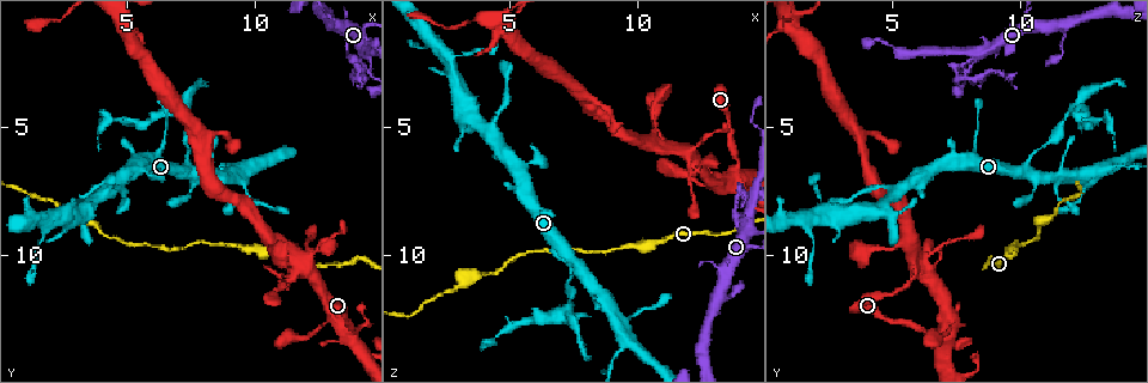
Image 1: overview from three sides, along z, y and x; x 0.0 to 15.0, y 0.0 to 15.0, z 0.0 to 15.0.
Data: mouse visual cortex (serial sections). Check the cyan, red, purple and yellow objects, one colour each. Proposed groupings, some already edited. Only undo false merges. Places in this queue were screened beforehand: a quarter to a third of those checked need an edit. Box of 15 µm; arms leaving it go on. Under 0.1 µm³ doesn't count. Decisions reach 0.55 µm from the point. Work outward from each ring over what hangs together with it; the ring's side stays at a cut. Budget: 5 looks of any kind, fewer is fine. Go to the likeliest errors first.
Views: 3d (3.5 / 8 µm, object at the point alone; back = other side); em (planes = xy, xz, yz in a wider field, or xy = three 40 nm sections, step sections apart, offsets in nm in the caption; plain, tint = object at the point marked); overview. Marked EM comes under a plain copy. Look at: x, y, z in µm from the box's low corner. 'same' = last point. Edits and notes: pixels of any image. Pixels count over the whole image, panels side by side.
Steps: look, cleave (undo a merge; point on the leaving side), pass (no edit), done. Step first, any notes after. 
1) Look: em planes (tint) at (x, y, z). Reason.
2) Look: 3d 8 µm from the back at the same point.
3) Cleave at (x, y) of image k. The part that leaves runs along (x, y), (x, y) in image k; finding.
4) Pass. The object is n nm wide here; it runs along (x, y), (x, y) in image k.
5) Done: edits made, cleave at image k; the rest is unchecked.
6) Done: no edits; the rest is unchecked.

Look: 3d 3.5 µm at (14.2, 3.1, 7.4). Sharp bend.

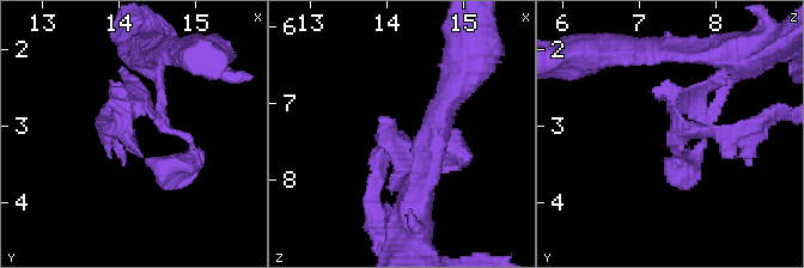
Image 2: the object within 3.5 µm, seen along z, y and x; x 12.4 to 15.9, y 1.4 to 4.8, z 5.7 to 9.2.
Look: em xy step 1 (tint) at (14.05, 3.00, 7.45). Now the EM.

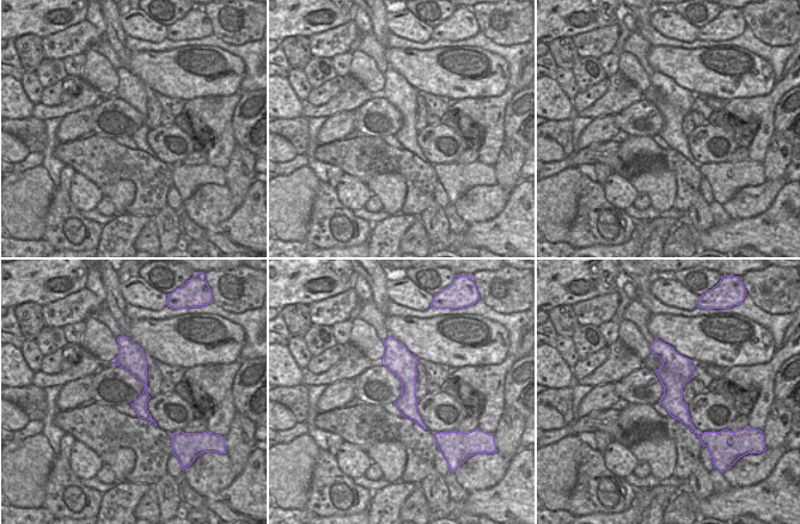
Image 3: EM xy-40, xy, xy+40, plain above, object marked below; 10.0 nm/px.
Cleave at (120, 119) of image 2. The object is 220 nm wide here; the part that leaves runs along (154, 111), (136, 104), (107, 133) in image 2; a second cell is stuck on.

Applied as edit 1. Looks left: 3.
Look: 3d 3.5 µm at (7.2, 4.2, 12.2). Thin neck.

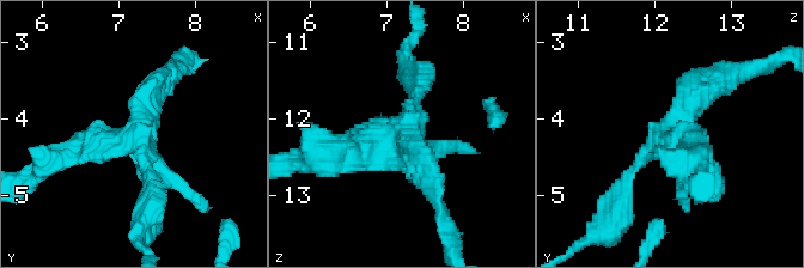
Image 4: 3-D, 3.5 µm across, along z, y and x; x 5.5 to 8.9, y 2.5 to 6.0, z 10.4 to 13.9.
Look: em xy step 5 (tint) at (7.20, 4.25, 12.10).

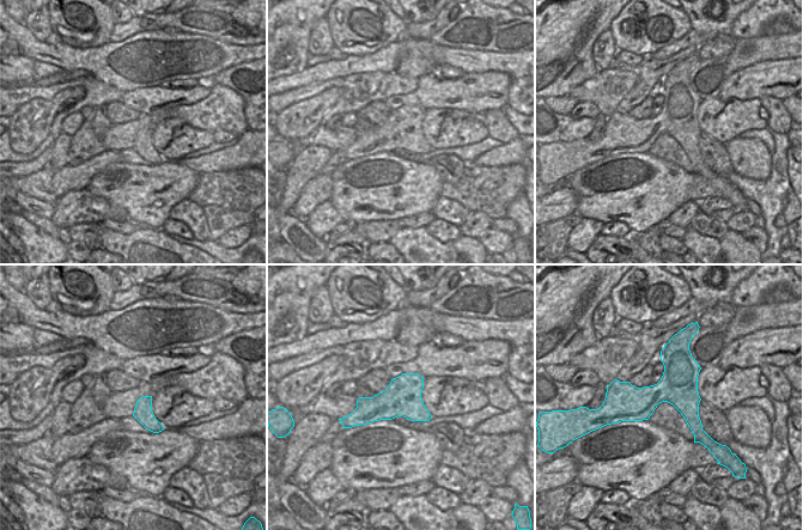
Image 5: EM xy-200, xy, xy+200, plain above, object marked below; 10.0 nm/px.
Look: em xy step 2 (tint) at the same point.

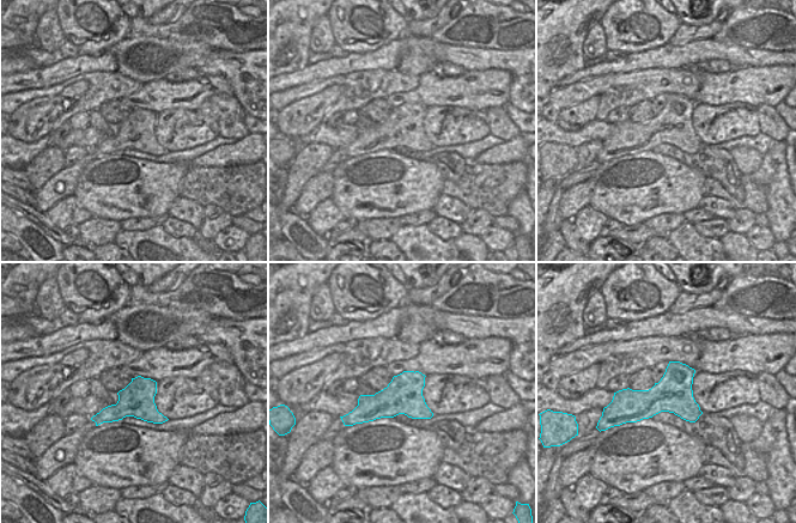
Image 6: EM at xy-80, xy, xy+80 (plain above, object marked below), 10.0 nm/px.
Cleave at (716, 183) of image 4. The part that leaves runs along (668, 138), (699, 148), (701, 174) in image 4; two cells meet here.

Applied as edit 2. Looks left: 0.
Done: edits made, cleave at image 2, cleave at image 4; the rest is unchecked.

